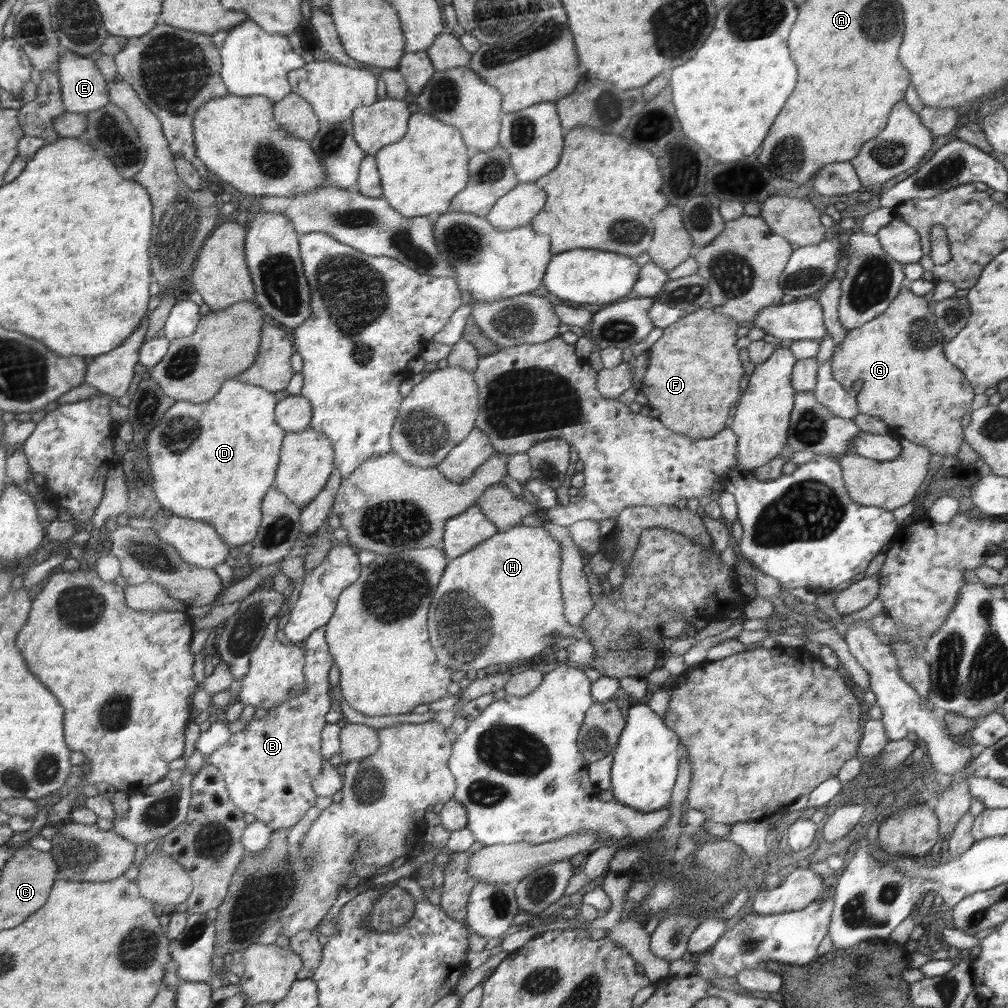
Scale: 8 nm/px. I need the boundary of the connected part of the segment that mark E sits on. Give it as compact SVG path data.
M65 49L58 60L68 112L91 113L111 103L111 89L94 58Z

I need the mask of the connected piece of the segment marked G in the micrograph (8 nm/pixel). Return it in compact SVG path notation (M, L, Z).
M902 287L896 298L880 316L858 328L849 330L844 340L835 347L831 358L832 376L844 387L844 390L854 389L856 391L858 412L883 420L889 426L890 431L898 434L898 438L904 437L914 444L925 446L932 451L933 455L955 455L962 445L960 420L970 410L975 392L972 392L971 383L968 382L963 371L948 358L944 358L942 344L935 346L936 340L933 338L931 328L925 326L917 331L916 346L920 346L921 350L912 348L912 340L910 340L912 322L918 318L924 318L928 312L930 312L928 302L923 296Z

